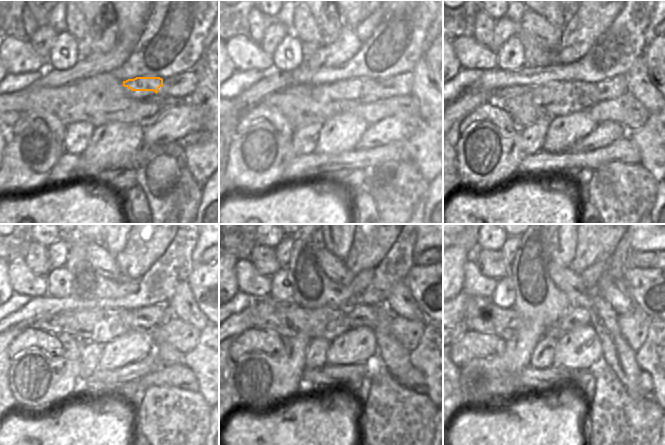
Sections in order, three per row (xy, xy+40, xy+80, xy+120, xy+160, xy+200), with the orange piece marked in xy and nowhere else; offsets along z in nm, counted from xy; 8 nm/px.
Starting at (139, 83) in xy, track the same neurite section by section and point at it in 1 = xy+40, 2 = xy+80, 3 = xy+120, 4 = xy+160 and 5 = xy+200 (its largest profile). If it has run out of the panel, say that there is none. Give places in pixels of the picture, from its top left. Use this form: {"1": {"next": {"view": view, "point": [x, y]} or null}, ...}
{"1": {"next": {"view": "xy+40", "point": [358, 84]}}, "2": {"next": {"view": "xy+80", "point": [499, 95]}}, "3": {"next": {"view": "xy+120", "point": [45, 323]}}, "4": {"next": {"view": "xy+160", "point": [270, 316]}}, "5": {"next": {"view": "xy+200", "point": [480, 314]}}}

